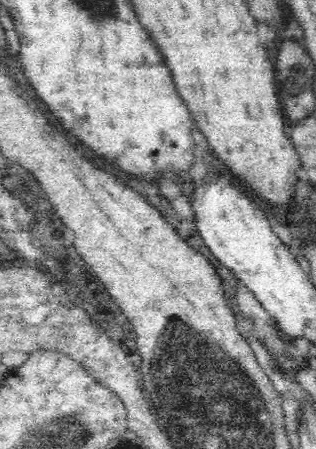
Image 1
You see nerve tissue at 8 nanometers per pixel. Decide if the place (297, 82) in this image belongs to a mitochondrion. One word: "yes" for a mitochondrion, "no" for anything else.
yes

